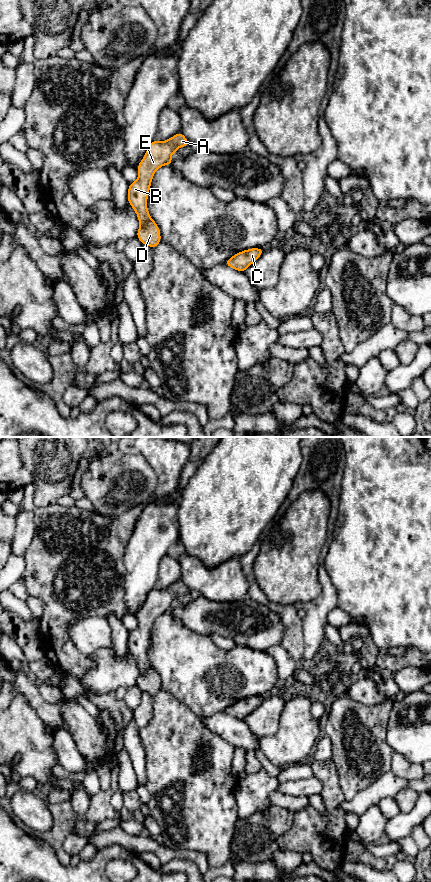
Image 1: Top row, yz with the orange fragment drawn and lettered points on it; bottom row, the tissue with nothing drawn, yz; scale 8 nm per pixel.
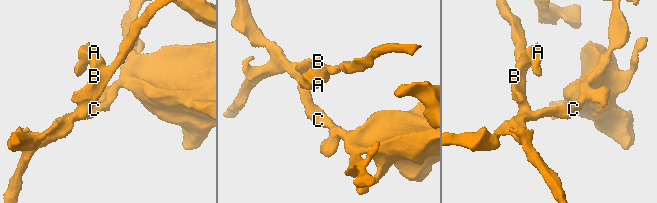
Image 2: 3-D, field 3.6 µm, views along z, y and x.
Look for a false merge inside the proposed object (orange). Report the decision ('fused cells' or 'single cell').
fused cells

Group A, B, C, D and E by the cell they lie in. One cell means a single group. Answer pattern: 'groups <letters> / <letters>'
groups A B C E / D

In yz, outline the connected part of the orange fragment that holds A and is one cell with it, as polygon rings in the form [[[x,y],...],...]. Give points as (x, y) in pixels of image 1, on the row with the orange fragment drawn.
[[[181,132],[165,141],[154,140],[149,144],[147,152],[137,167],[138,178],[128,187],[128,203],[136,212],[140,227],[150,218],[147,199],[155,171],[166,165],[180,147],[185,146],[189,146],[189,140]]]

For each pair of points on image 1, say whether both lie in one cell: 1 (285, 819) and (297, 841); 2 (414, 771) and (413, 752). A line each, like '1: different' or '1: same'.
1: different
2: different

